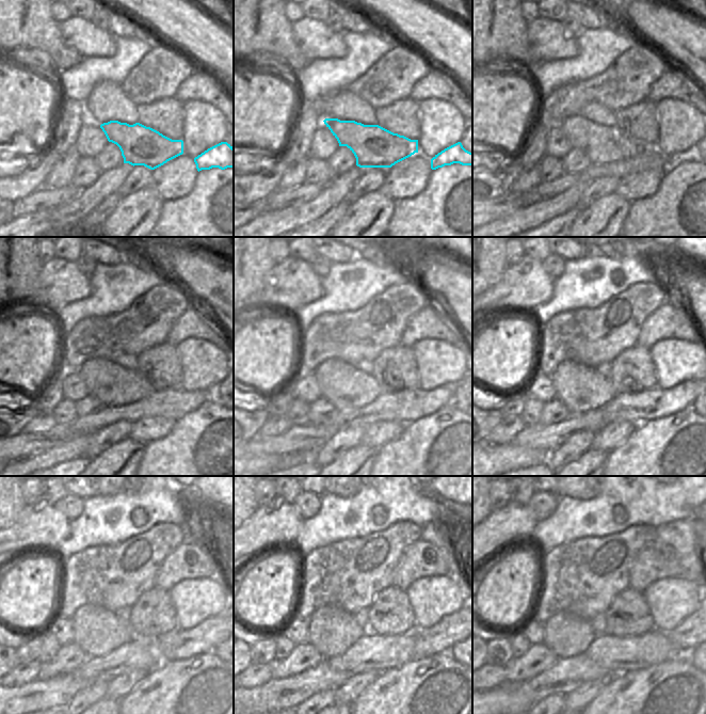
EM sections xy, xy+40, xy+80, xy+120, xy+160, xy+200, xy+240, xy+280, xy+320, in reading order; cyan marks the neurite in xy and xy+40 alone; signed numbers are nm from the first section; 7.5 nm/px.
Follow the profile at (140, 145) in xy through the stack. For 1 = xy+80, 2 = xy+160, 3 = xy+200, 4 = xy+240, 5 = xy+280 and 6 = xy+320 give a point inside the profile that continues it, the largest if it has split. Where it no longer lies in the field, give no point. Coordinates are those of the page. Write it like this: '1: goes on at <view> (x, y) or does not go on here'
1: goes on at xy+80 (603, 144)
2: goes on at xy+160 (346, 386)
3: goes on at xy+200 (581, 389)
4: goes on at xy+240 (97, 631)
5: goes on at xy+280 (332, 631)
6: goes on at xy+320 (566, 635)

